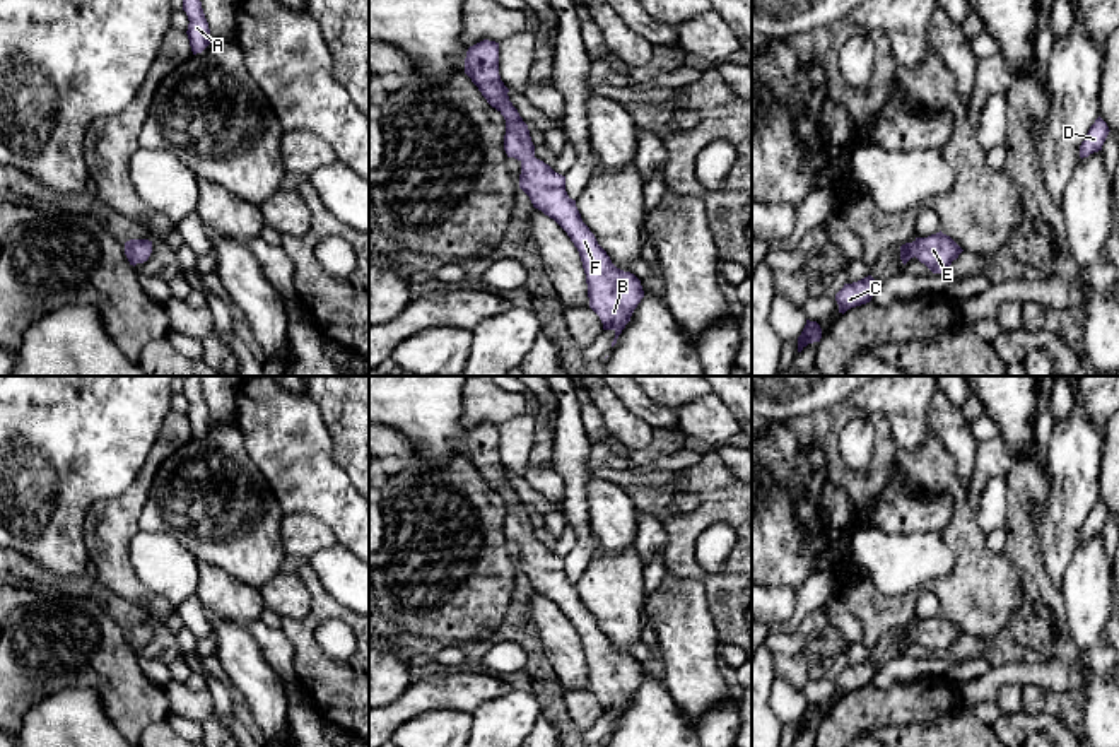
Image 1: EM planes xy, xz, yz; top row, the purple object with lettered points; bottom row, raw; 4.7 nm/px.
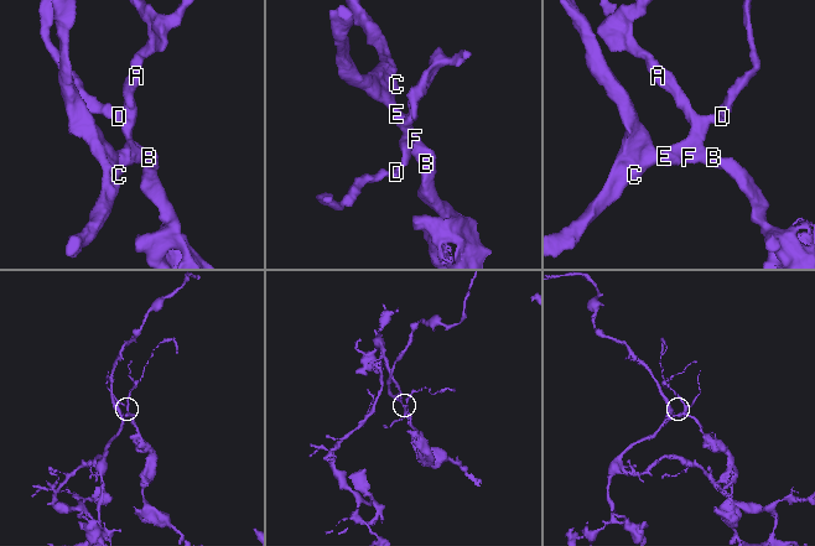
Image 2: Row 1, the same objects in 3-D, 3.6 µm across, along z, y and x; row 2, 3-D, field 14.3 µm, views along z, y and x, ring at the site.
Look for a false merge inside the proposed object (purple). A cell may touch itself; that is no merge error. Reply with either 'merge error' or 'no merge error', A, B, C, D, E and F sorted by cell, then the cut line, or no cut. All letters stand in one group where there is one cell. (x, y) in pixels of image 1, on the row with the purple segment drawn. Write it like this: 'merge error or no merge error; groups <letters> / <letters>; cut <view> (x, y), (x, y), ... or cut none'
no merge error; groups A B C D E F; cut none

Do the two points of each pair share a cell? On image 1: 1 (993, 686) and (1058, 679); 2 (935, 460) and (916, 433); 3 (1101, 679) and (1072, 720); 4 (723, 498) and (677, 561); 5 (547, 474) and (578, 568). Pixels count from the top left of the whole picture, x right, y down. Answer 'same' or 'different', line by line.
1: same
2: different
3: different
4: same
5: different

